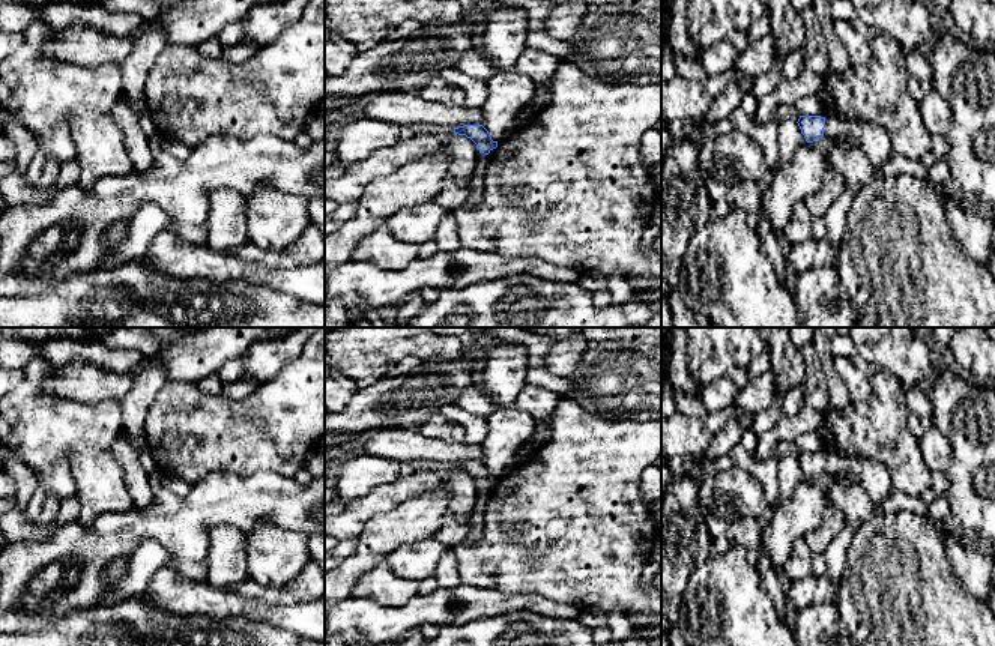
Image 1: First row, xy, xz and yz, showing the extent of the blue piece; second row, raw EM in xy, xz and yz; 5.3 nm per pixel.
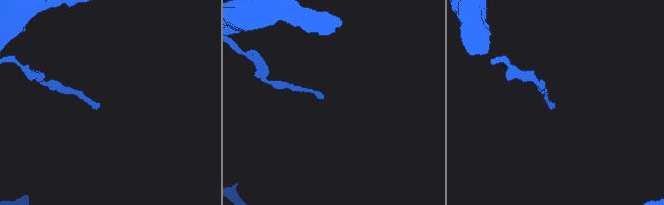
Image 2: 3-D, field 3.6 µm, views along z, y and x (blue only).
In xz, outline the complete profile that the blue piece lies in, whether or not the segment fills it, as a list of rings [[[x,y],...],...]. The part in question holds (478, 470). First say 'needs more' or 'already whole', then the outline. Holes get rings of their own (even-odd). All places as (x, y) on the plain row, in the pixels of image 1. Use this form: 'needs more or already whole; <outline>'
needs more; [[[463,461],[454,464],[454,470],[466,472],[479,485],[479,493],[475,500],[473,511],[470,512],[470,530],[466,538],[467,542],[475,542],[482,536],[484,514],[488,502],[488,490],[498,484],[498,478],[493,478],[488,467],[482,461]]]

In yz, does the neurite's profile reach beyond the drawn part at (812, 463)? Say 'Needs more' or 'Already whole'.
Needs more

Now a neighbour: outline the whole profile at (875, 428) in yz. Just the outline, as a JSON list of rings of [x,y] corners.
[[[882,368],[869,382],[870,394],[864,401],[849,403],[843,412],[824,413],[828,430],[827,448],[842,455],[879,461],[887,467],[894,490],[920,497],[932,487],[930,470],[924,463],[918,437],[906,425],[909,410],[905,385],[891,371]]]

